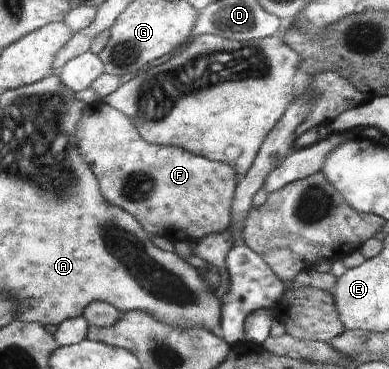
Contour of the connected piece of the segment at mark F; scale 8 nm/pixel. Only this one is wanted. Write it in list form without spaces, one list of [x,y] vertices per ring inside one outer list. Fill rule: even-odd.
[[[103,101],[86,105],[75,133],[79,141],[79,153],[83,153],[82,157],[98,178],[103,197],[130,213],[151,237],[165,236],[173,243],[199,241],[211,233],[221,233],[230,227],[231,205],[234,204],[235,188],[238,187],[240,178],[234,166],[199,154],[187,153],[177,147],[151,145],[139,137],[126,114]]]

